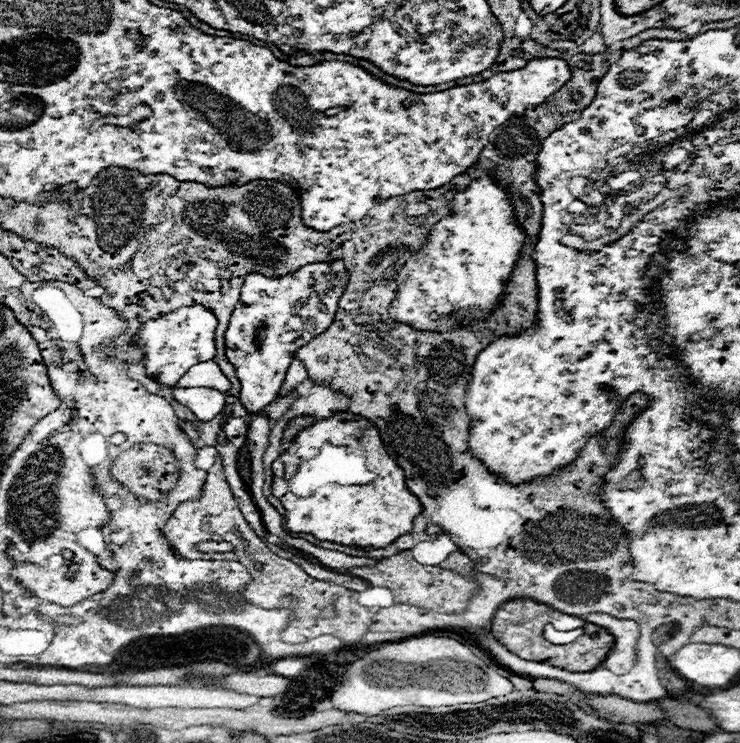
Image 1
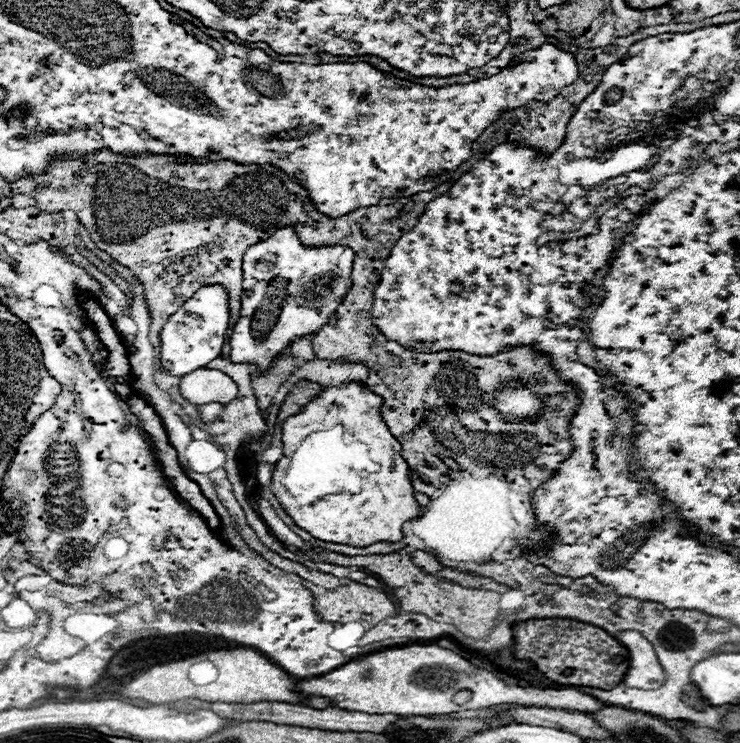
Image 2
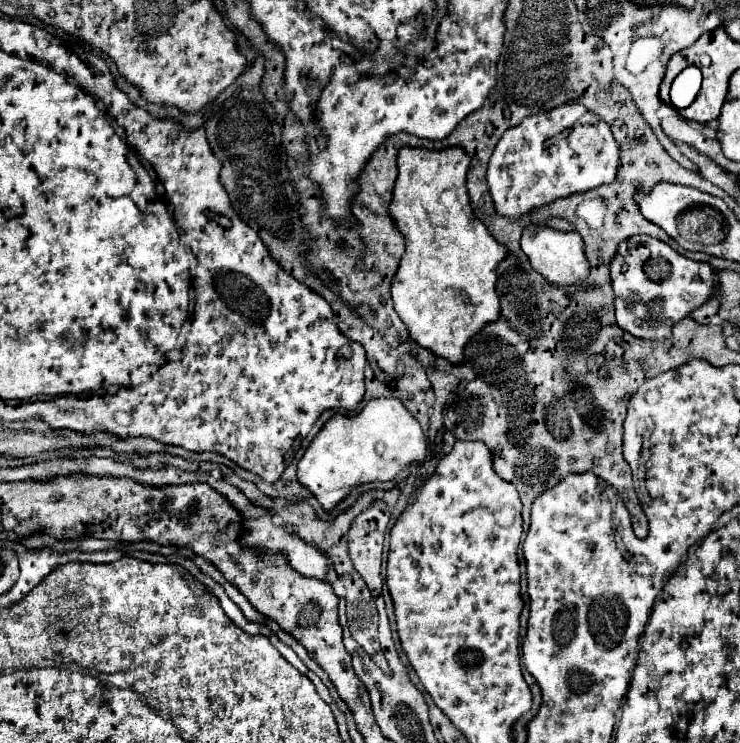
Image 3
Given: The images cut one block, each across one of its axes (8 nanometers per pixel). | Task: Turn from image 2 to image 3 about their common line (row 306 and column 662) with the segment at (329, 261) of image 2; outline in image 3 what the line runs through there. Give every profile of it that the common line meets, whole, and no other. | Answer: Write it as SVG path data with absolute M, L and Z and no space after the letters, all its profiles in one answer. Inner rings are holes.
M632 236L618 244L618 252L614 254L610 262L610 276L614 286L614 306L616 306L616 322L622 330L630 332L632 336L646 338L646 340L658 340L666 338L676 322L686 318L690 310L702 306L714 288L714 270L710 264L694 262L676 250L672 250L666 242L652 238L652 236Z

